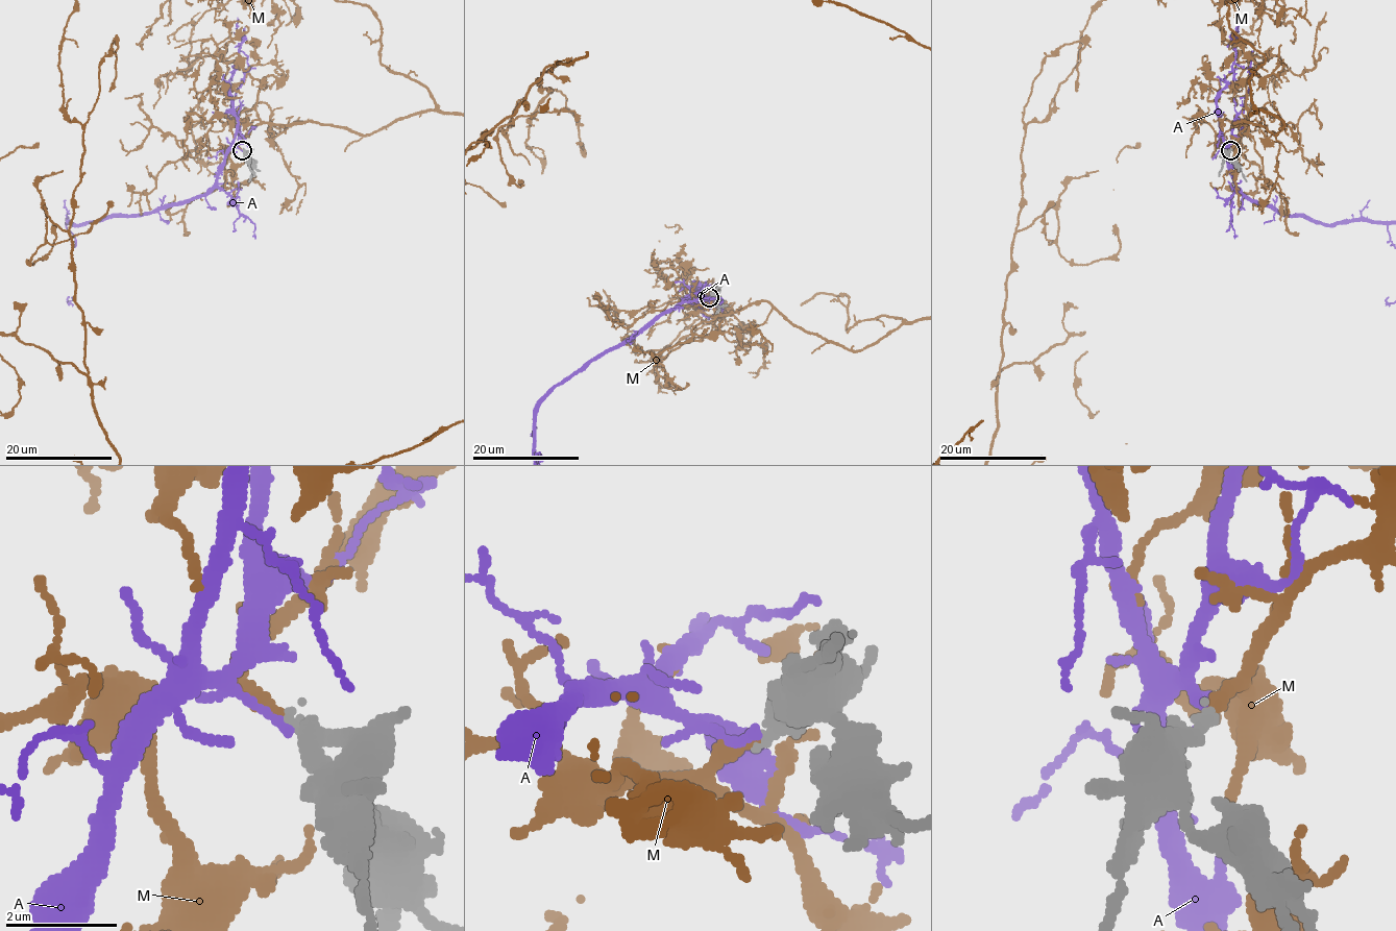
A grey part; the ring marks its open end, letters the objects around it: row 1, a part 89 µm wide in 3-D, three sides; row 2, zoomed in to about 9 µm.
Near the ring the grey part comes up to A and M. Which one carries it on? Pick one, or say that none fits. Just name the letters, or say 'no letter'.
M

